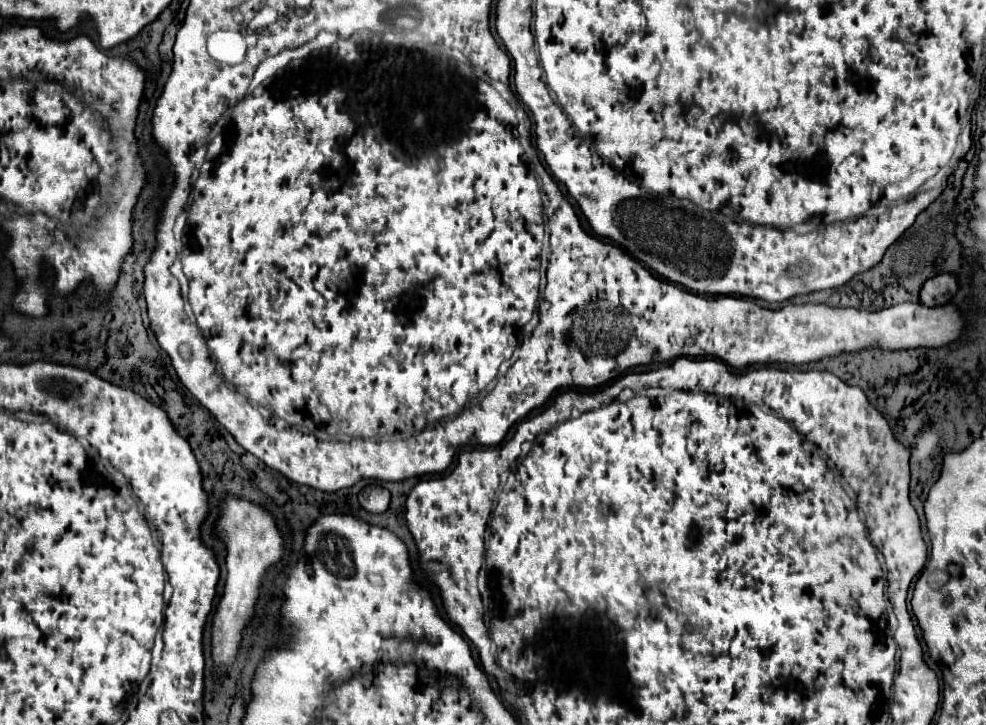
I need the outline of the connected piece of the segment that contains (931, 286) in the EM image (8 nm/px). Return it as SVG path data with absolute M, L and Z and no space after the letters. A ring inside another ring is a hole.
M938 274L922 286L920 302L926 306L940 306L946 304L958 292L958 276L956 274Z

